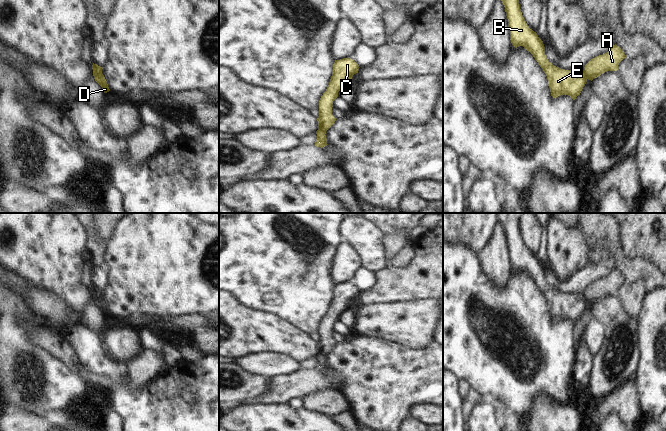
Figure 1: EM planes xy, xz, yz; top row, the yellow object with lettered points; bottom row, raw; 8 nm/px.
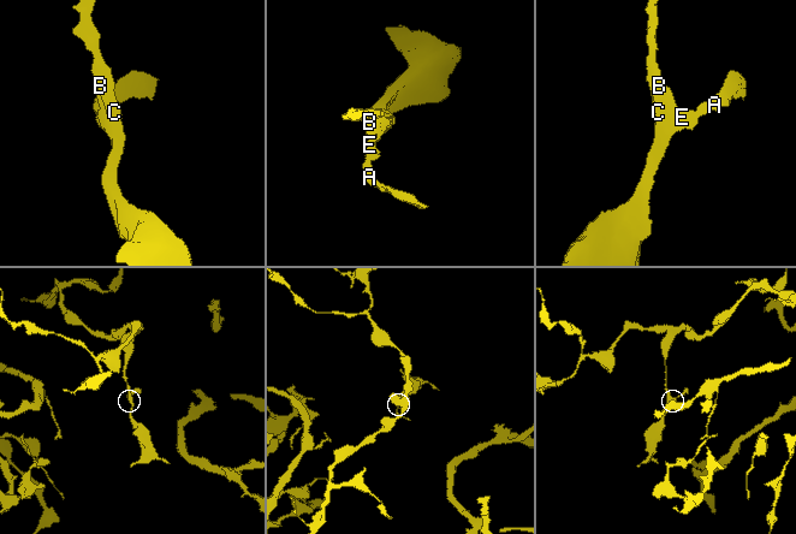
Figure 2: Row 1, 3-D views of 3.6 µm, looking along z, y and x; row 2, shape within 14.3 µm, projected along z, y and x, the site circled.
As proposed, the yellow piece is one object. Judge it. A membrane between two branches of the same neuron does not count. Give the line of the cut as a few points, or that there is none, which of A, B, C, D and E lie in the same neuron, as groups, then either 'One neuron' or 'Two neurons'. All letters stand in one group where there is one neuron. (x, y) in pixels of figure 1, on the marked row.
Split along yz (582, 71), (586, 79). Groups: A / B C D E. Two neurons.

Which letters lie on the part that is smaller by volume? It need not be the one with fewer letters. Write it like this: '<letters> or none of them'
A

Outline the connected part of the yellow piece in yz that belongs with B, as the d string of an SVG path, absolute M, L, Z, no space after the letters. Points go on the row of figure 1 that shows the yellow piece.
M519 0L501 1L505 7L512 45L515 48L523 46L533 55L547 76L553 98L568 95L575 100L587 82L584 72L554 66L545 55L543 41L527 25L520 9Z

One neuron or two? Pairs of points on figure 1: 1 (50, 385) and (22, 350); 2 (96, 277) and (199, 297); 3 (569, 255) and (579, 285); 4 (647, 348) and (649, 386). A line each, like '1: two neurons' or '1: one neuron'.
1: one neuron
2: two neurons
3: two neurons
4: one neuron

